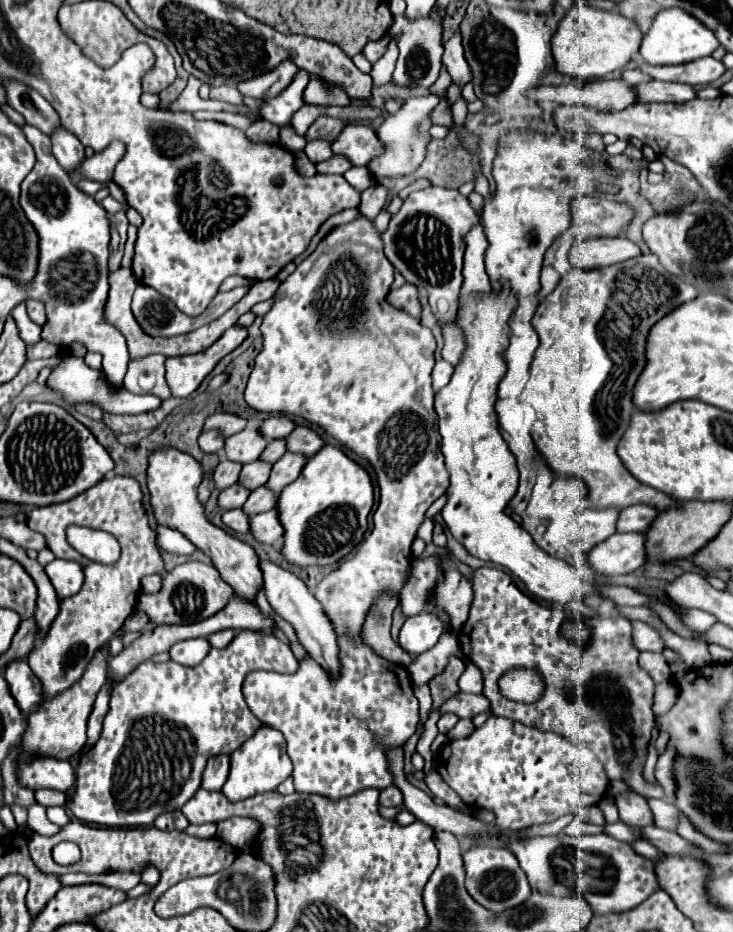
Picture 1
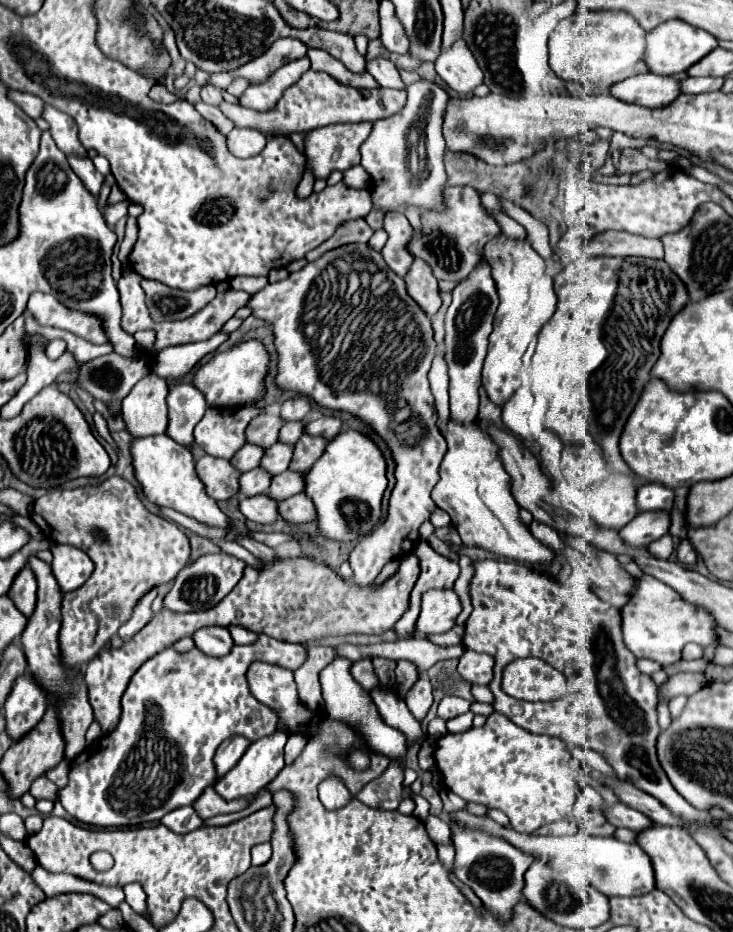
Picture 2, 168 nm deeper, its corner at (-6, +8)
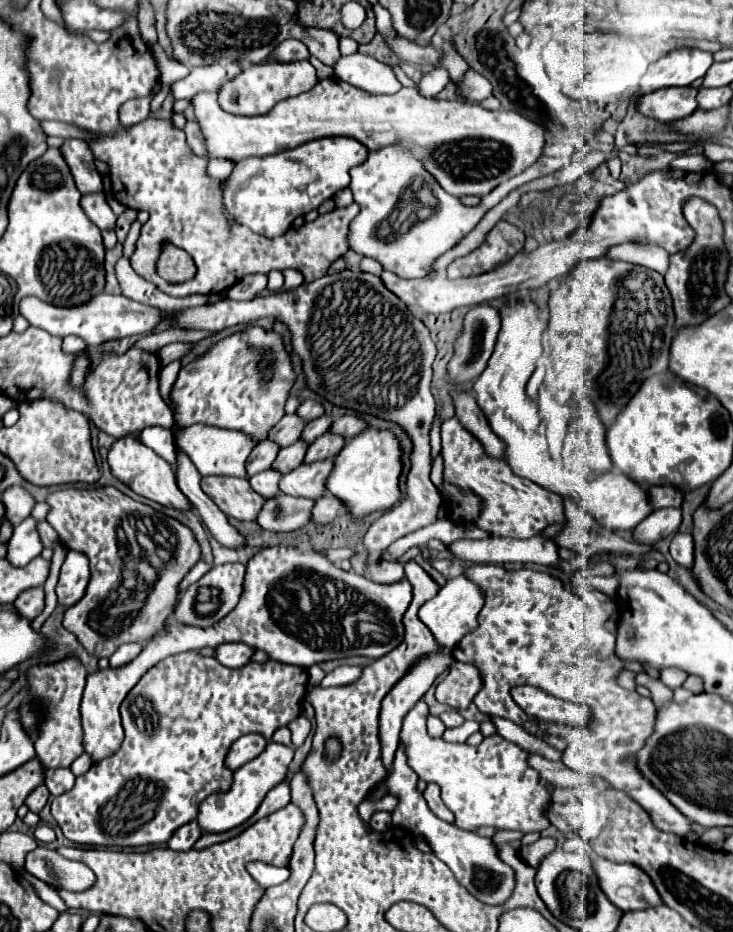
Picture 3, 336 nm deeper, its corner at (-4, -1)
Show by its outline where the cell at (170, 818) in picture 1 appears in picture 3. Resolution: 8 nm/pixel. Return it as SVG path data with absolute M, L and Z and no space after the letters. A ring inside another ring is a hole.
M190 821L174 831L174 835L168 841L168 847L174 851L188 851L194 847L194 843L198 841L200 835L202 835L200 825L196 821Z

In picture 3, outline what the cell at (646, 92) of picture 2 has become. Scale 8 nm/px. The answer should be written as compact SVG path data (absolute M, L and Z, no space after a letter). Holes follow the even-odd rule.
M678 87L678 89L658 89L654 93L646 93L646 97L636 99L636 109L656 121L676 121L690 115L698 107L696 89L694 87Z

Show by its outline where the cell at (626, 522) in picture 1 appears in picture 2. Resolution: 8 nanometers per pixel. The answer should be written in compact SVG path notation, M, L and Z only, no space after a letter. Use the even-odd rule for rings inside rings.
M648 482L638 488L636 500L638 500L640 512L670 510L672 502L674 502L674 490L664 484L658 484L658 482Z

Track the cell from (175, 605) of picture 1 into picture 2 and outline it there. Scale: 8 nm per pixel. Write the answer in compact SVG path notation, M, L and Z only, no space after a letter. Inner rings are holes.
M224 552L200 556L192 566L184 568L176 576L172 590L164 598L164 608L172 610L172 612L200 612L200 610L214 608L238 584L238 580L242 578L244 566L246 564L242 560L238 560L236 556L224 554Z

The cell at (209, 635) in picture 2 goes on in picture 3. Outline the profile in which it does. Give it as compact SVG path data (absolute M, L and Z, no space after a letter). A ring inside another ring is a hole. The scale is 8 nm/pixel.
M226 643L216 647L216 659L226 667L242 667L250 661L254 649L246 643Z

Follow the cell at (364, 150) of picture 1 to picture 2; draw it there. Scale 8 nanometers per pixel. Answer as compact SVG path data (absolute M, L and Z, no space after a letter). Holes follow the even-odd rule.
M330 124L318 130L312 130L304 136L304 156L306 166L312 170L314 180L328 180L334 170L346 172L352 166L360 164L360 144L368 138L372 124Z

